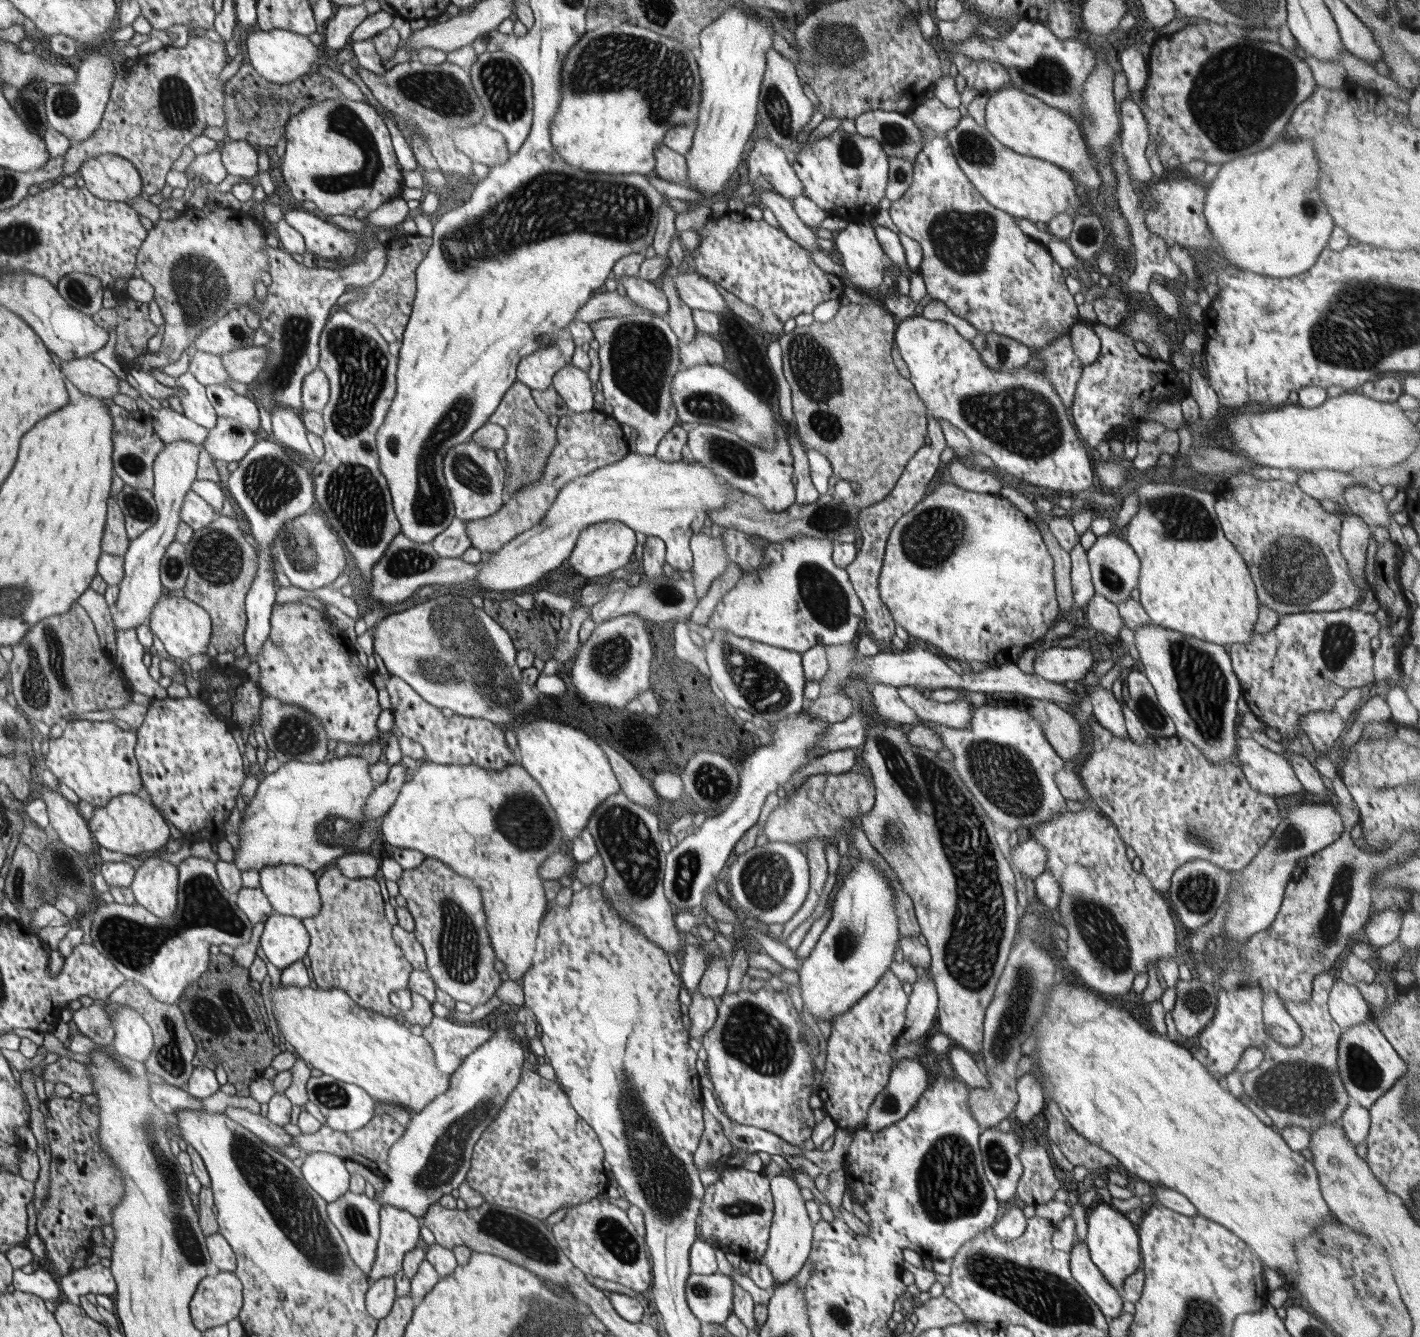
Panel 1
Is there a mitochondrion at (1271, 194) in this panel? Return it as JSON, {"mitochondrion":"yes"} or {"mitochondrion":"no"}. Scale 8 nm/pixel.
{"mitochondrion":"no"}

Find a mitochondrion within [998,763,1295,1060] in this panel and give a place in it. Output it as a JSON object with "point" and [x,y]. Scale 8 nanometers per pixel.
{"point":[1099,930]}

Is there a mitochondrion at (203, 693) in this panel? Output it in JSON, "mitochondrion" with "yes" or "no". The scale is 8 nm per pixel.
{"mitochondrion":"no"}

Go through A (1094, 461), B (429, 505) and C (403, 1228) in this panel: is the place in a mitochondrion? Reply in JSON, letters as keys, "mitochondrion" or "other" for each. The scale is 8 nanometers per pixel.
{"A":"other","B":"mitochondrion","C":"other"}

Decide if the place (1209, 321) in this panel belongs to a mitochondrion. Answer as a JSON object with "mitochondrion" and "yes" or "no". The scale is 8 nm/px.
{"mitochondrion":"no"}

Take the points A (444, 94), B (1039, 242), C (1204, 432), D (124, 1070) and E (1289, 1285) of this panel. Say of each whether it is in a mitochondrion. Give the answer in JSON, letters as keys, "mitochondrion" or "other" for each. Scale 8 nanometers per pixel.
{"A":"mitochondrion","B":"other","C":"other","D":"mitochondrion","E":"other"}

